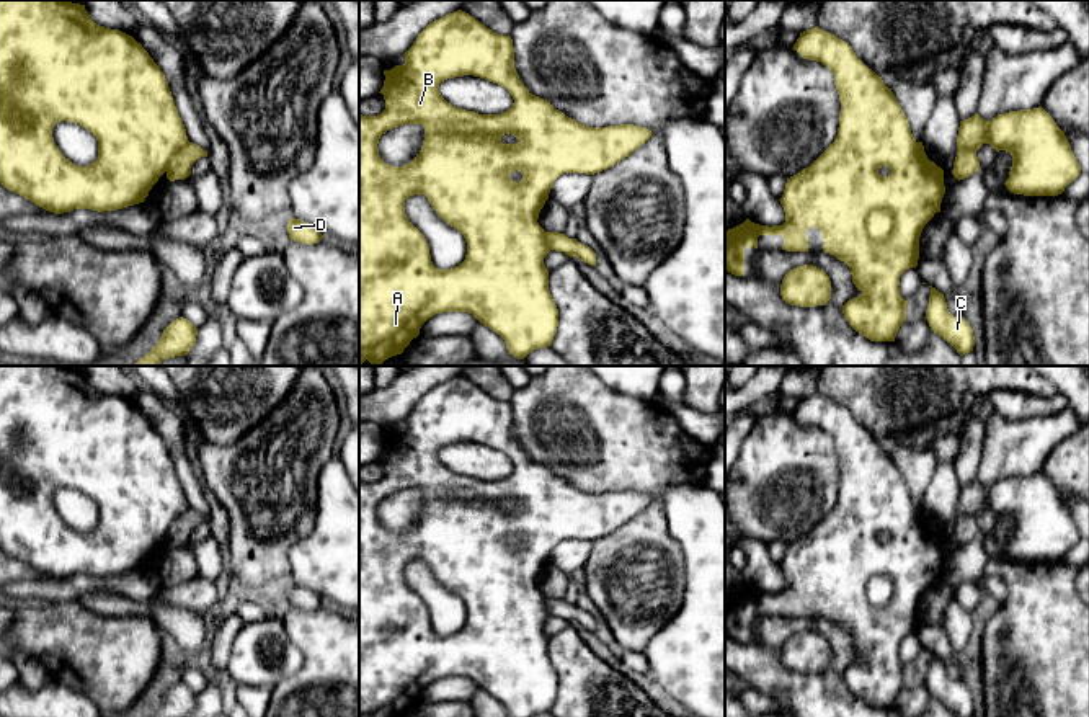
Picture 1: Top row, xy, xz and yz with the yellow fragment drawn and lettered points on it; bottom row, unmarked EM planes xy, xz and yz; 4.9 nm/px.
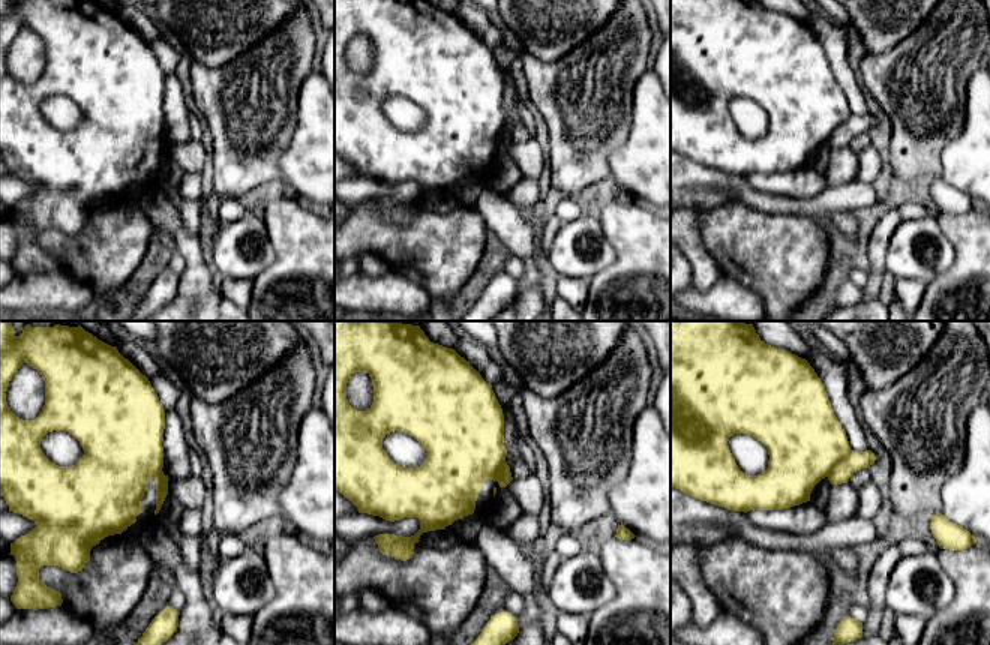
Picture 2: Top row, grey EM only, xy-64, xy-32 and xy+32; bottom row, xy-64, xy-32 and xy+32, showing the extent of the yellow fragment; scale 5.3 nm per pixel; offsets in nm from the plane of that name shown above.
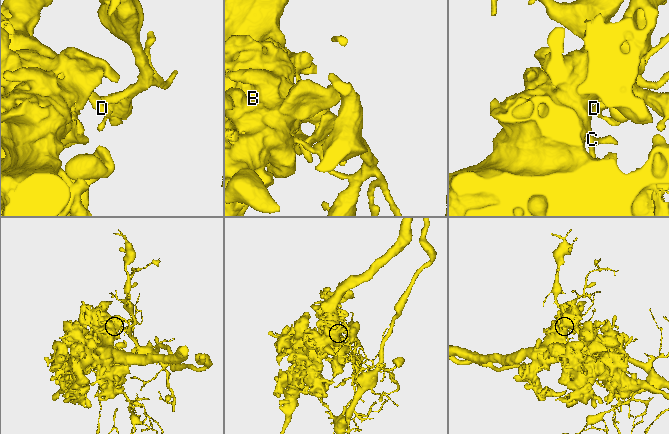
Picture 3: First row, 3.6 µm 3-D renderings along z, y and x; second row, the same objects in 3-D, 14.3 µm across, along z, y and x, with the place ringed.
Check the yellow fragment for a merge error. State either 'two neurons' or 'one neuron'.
two neurons

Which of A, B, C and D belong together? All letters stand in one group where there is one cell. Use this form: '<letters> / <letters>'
A B C / D

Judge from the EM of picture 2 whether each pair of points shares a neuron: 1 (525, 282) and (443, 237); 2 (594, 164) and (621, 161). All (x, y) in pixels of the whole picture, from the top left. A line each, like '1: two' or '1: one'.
1: two
2: two

